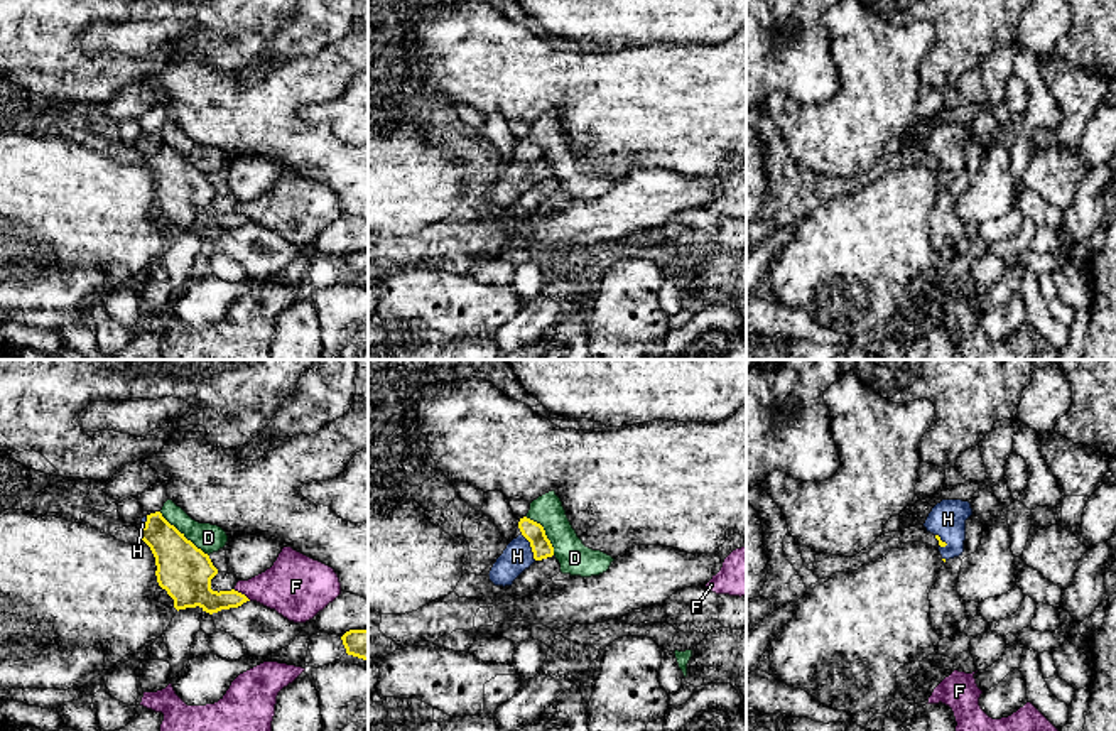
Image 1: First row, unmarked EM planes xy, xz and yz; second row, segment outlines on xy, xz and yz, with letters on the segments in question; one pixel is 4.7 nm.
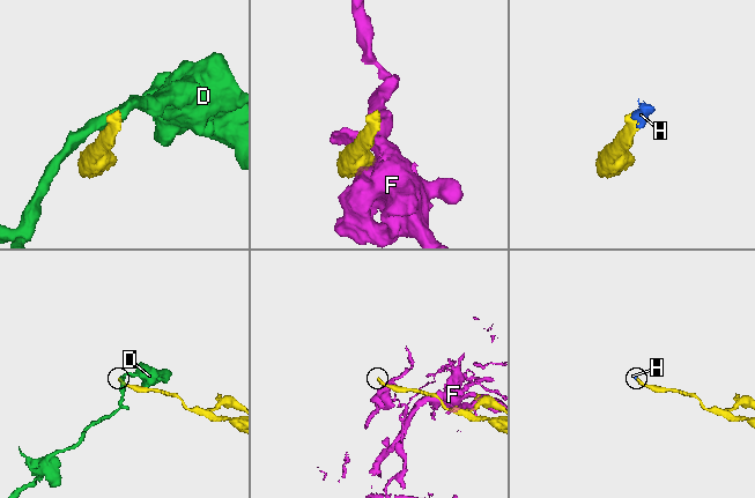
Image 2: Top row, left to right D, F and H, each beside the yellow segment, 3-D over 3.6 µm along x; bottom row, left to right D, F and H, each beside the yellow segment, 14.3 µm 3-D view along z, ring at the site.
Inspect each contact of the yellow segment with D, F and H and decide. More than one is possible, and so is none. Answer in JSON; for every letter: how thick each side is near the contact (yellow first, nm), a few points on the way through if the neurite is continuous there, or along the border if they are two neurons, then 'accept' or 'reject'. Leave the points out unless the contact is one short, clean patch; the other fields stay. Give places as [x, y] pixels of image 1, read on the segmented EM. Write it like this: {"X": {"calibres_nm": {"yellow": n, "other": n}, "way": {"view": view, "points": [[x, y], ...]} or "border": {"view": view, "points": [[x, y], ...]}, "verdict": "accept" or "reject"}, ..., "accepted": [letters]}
{"D": {"calibres_nm": {"yellow": 260, "other": 130}, "border": {"view": "xy", "points": [[159, 512], [208, 556]]}, "verdict": "reject"}, "F": {"calibres_nm": {"yellow": 200, "other": 280}, "verdict": "reject"}, "H": {"calibres_nm": {"yellow": 100, "other": 140}, "way": {"view": "xz", "points": [[534, 532], [530, 546], [517, 556]]}, "verdict": "accept"}, "accepted": ["H"]}

